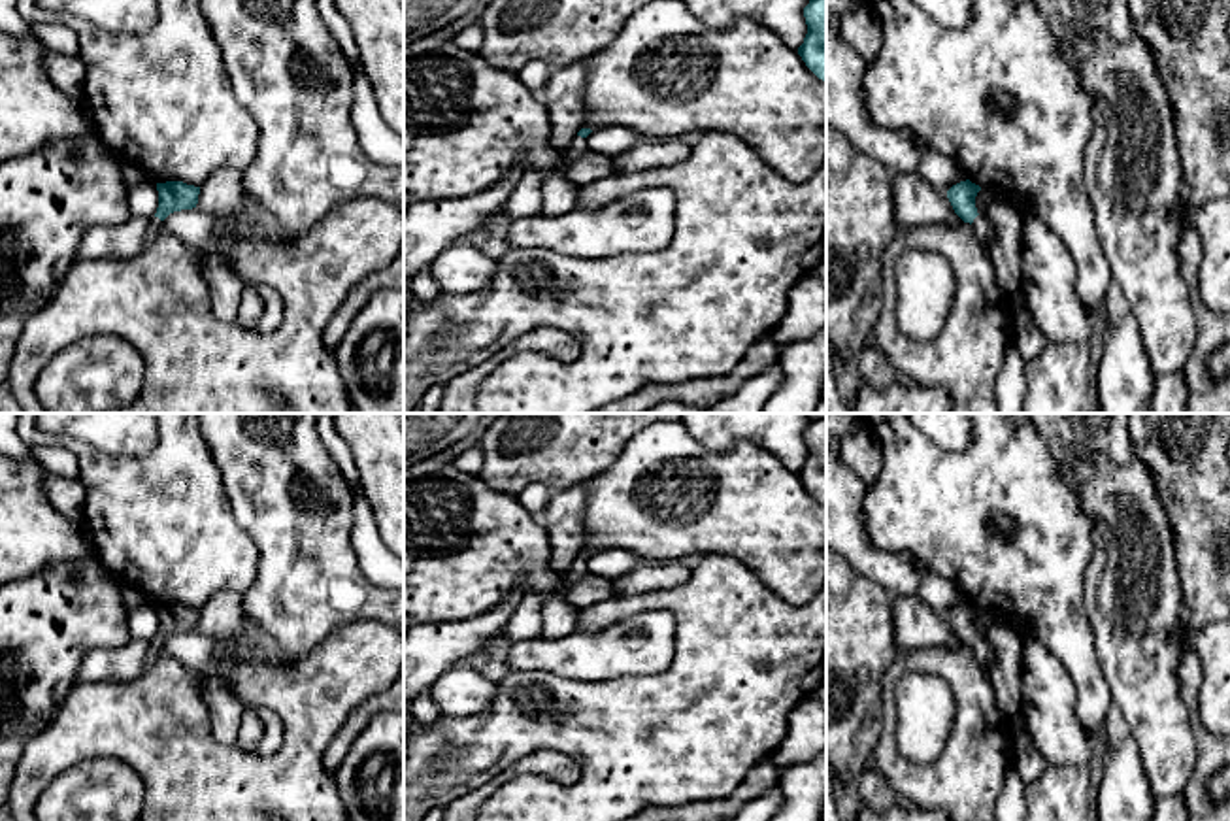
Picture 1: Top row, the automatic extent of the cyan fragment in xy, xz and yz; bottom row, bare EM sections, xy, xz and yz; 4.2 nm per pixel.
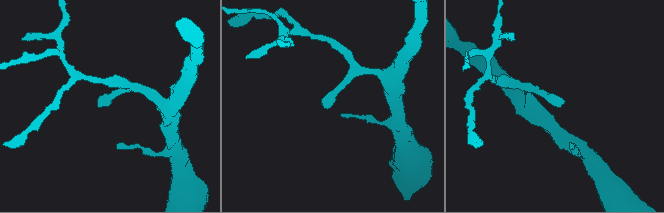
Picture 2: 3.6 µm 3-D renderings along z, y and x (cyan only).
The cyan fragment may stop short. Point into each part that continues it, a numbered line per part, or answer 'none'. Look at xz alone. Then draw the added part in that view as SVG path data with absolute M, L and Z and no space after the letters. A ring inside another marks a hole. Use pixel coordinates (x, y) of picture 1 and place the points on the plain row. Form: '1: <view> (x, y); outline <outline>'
1: xz (525, 623); outline M575 559L570 568L560 574L560 585L541 593L541 595L524 595L511 619L504 630L504 636L511 642L523 642L540 638L543 606L551 596L566 598L566 591L587 574L587 564L581 559Z

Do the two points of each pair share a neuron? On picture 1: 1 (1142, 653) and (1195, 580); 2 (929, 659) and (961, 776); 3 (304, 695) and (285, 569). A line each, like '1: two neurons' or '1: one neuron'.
1: two neurons
2: one neuron
3: two neurons

